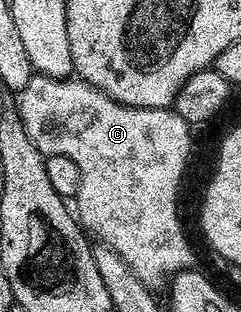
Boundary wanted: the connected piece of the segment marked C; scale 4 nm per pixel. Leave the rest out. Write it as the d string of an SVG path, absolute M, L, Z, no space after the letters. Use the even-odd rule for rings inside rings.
M38 74L32 75L29 86L25 90L17 93L17 107L19 109L19 121L25 126L25 134L37 146L37 150L42 152L44 157L65 154L65 158L73 158L77 162L77 170L81 170L81 190L77 197L79 203L79 212L77 208L77 219L84 229L98 243L105 244L107 247L117 250L121 258L129 266L129 270L142 283L152 290L158 290L159 287L166 285L168 281L186 272L192 267L191 264L191 244L187 241L187 236L183 233L183 224L179 221L179 183L183 180L183 171L187 168L187 159L191 156L191 132L192 125L187 124L171 108L134 108L118 104L113 98L109 98L101 90L97 90L91 84L86 84L84 80L78 78L68 78L65 80L54 80L48 76Z

